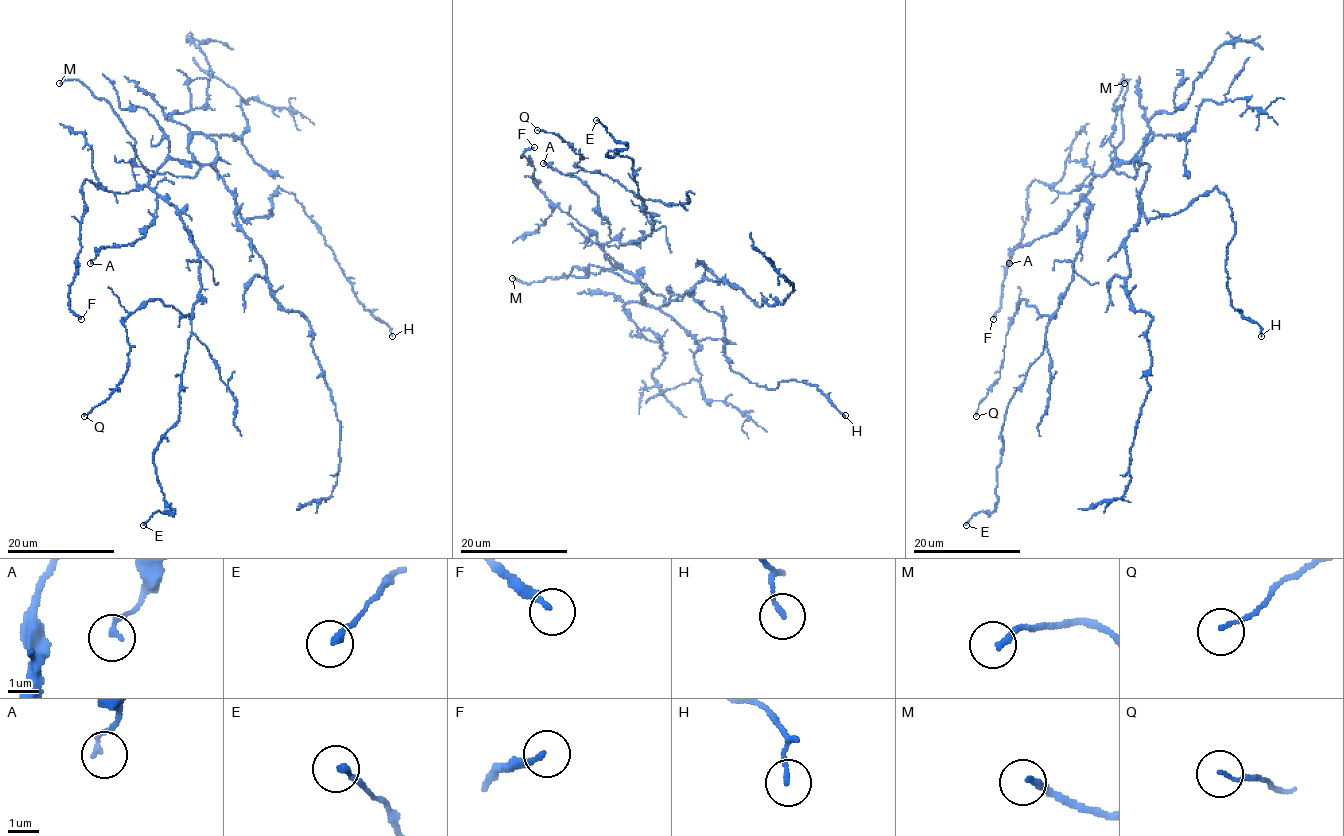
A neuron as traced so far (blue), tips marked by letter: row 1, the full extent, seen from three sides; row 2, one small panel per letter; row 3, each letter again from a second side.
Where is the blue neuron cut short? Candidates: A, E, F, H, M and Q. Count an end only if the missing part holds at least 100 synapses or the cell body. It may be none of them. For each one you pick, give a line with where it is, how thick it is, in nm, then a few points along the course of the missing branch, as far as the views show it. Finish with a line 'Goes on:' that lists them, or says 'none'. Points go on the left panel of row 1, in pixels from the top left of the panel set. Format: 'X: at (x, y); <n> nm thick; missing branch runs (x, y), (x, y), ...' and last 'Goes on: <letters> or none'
M: at (59, 83); 220 nm thick
Goes on: M

